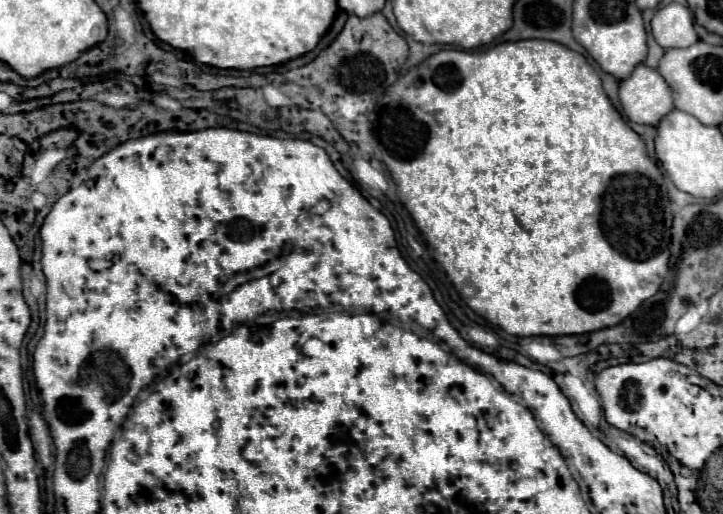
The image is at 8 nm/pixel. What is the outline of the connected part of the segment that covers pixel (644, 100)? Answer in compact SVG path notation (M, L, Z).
M640 63L634 73L620 81L620 103L626 117L642 125L658 125L658 121L674 109L672 89L664 77Z

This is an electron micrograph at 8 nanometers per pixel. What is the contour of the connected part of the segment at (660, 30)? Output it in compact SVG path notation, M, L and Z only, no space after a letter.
M670 3L658 9L656 15L652 17L650 27L652 27L652 35L656 43L662 49L690 47L698 41L698 35L694 31L692 13L688 7L680 3Z

